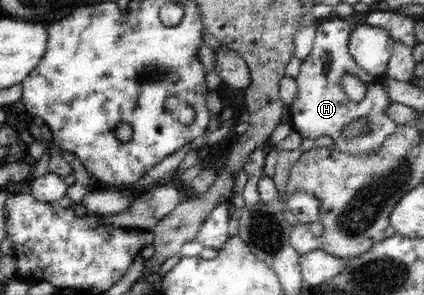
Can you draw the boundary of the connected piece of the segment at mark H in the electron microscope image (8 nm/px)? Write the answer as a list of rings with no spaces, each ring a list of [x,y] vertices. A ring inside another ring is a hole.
[[[344,17],[326,20],[317,26],[316,39],[310,56],[302,62],[300,74],[296,76],[296,99],[290,114],[292,130],[302,138],[315,140],[321,136],[330,136],[335,148],[340,152],[372,153],[376,152],[387,136],[396,132],[397,124],[386,114],[386,107],[393,103],[386,97],[385,87],[379,78],[360,69],[352,59],[348,49],[349,37],[354,26]],[[345,74],[360,78],[364,85],[370,87],[361,102],[353,102],[342,90],[340,81]],[[364,118],[364,130],[352,138],[341,138],[342,129],[353,120]],[[368,131],[368,134],[365,132]]]

